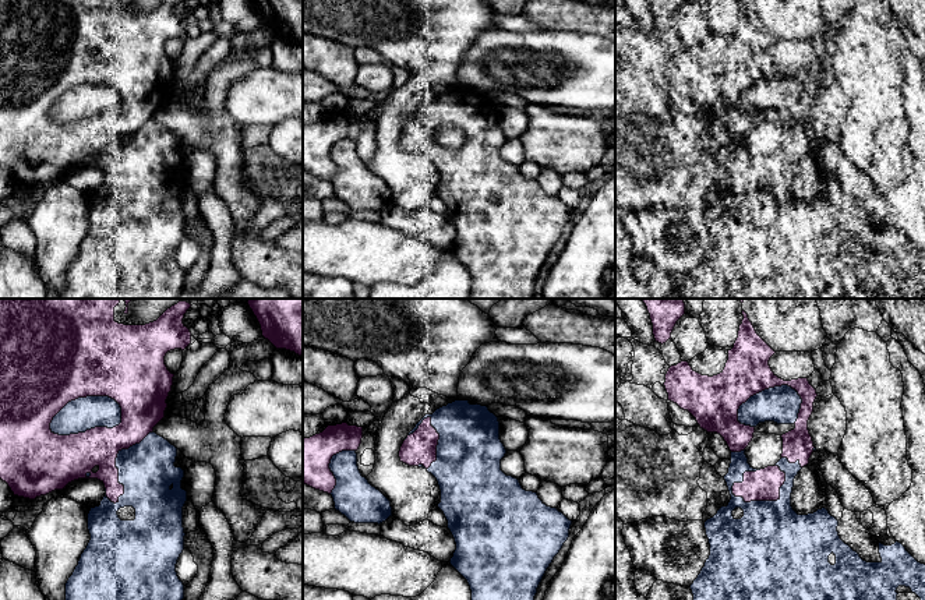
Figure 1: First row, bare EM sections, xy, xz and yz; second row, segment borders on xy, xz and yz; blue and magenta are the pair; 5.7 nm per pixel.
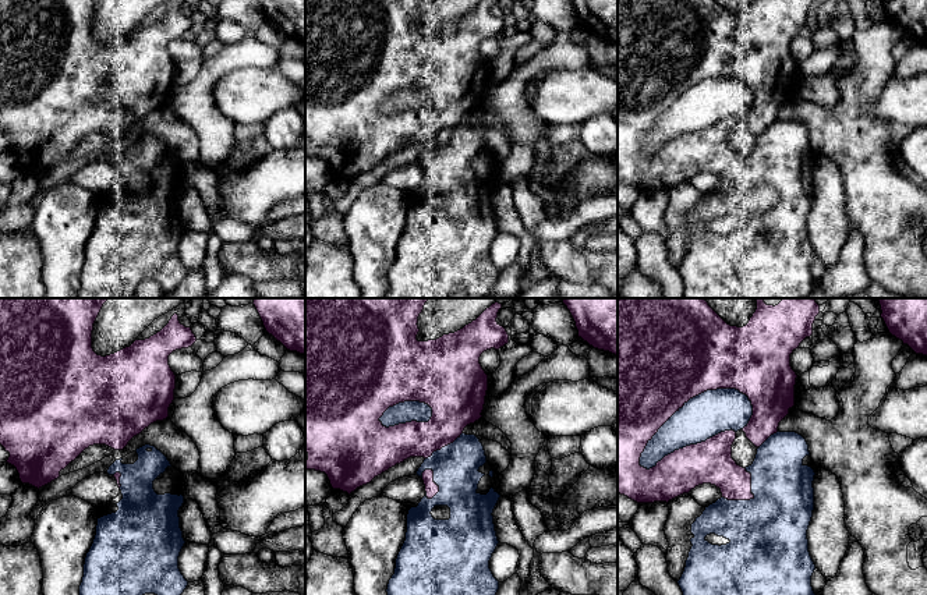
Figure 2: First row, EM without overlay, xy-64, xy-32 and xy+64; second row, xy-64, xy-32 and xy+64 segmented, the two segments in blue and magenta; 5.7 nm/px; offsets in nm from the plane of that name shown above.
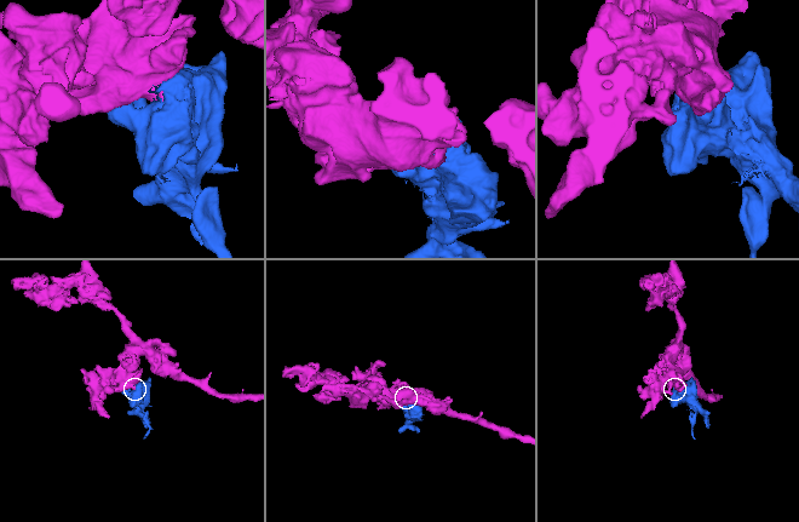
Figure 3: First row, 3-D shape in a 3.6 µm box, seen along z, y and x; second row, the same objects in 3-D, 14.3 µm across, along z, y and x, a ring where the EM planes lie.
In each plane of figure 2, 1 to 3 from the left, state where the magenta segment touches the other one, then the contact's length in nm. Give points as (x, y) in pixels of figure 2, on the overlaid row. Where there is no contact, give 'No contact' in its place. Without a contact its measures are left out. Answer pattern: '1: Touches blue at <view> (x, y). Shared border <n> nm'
1: Touches blue at xy-64 (120, 478). Shared border 100 nm
2: Touches blue at xy-32 (404, 402). Shared border 320 nm
3: Touches blue at xy+64 (689, 400). Shared border 750 nm

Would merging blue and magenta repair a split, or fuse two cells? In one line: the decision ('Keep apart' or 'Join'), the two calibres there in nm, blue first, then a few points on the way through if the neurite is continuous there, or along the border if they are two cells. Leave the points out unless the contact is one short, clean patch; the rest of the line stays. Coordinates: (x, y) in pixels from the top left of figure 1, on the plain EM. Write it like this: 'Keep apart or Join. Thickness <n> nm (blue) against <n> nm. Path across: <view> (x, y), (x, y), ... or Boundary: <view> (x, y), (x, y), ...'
Join. Thickness 190 nm (blue) against 280 nm

